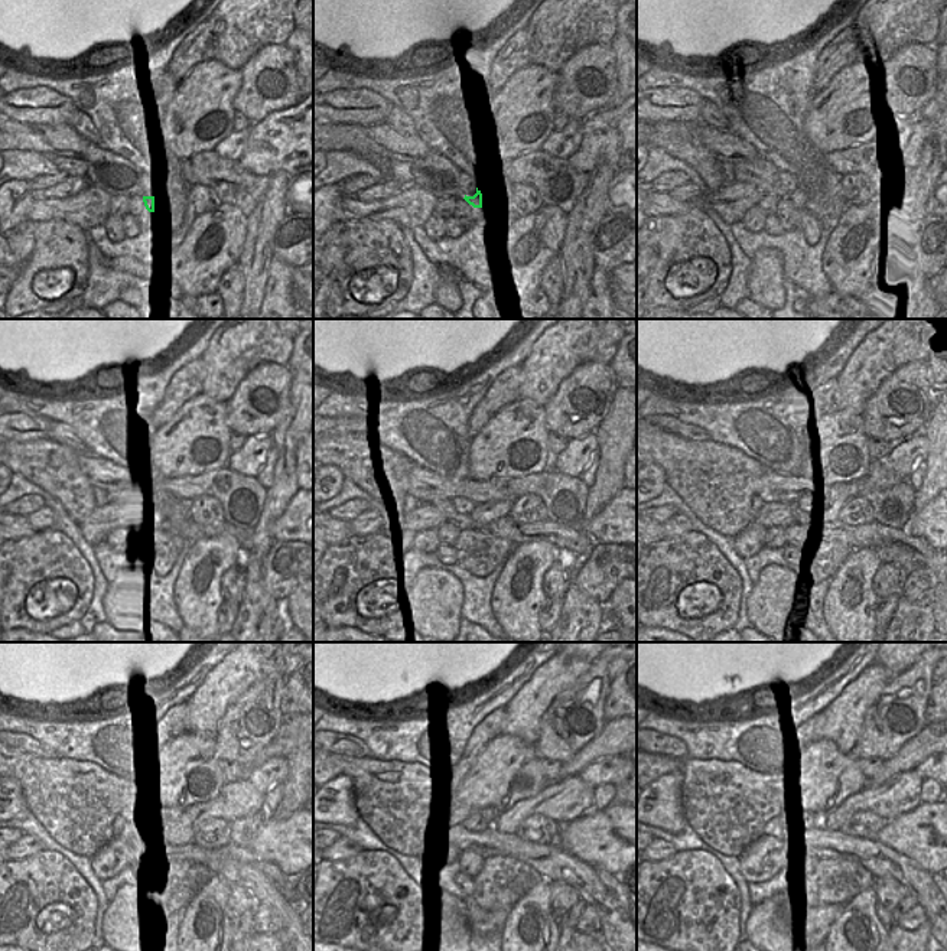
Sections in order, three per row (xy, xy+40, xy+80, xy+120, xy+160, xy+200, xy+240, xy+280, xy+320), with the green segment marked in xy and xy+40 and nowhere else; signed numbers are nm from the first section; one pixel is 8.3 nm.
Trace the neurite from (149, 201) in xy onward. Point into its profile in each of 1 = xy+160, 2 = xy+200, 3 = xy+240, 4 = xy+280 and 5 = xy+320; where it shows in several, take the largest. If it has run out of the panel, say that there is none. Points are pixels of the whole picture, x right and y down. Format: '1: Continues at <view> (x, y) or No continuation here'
1: Continues at xy+160 (482, 515)
2: Continues at xy+200 (827, 508)
3: Continues at xy+240 (236, 800)
4: Continues at xy+280 (562, 801)
5: Continues at xy+320 (902, 792).

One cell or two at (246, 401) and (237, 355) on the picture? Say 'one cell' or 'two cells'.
two cells

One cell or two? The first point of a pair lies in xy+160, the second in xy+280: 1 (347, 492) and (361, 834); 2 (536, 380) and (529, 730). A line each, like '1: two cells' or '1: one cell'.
1: one cell
2: one cell

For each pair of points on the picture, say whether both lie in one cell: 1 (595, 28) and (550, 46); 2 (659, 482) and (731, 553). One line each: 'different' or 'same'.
1: same
2: different

